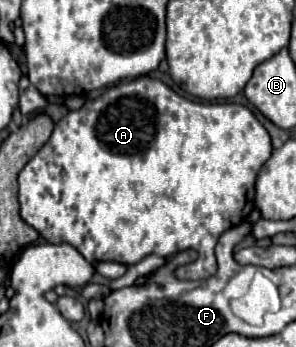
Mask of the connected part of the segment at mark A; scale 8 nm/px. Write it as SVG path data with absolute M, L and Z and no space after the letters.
M151 76L123 80L115 86L109 86L99 98L87 100L79 110L71 110L65 118L61 118L55 124L55 130L53 130L51 138L47 140L47 144L25 164L25 168L19 174L21 218L29 226L33 226L47 242L73 244L83 254L83 258L89 262L113 260L113 262L131 266L131 264L137 264L147 254L171 256L181 250L193 248L199 252L199 258L207 260L207 274L213 276L217 272L217 262L215 262L215 254L213 254L217 238L231 226L239 226L253 210L255 180L257 180L261 166L269 160L269 156L271 156L269 132L263 128L263 124L255 118L255 114L247 106L231 102L211 103L189 100L189 98L179 96L169 86L165 86L161 80L151 78Z

